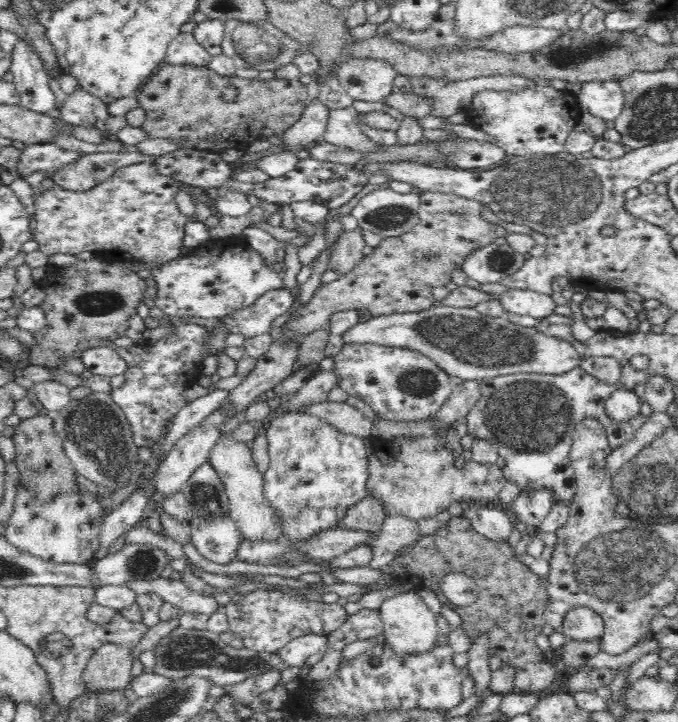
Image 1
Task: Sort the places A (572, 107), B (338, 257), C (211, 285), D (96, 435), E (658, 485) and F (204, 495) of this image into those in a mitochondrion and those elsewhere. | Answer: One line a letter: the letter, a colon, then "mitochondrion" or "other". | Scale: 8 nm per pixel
A: other
B: other
C: other
D: mitochondrion
E: mitochondrion
F: mitochondrion

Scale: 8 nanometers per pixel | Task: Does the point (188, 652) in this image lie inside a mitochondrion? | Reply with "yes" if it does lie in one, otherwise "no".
yes

